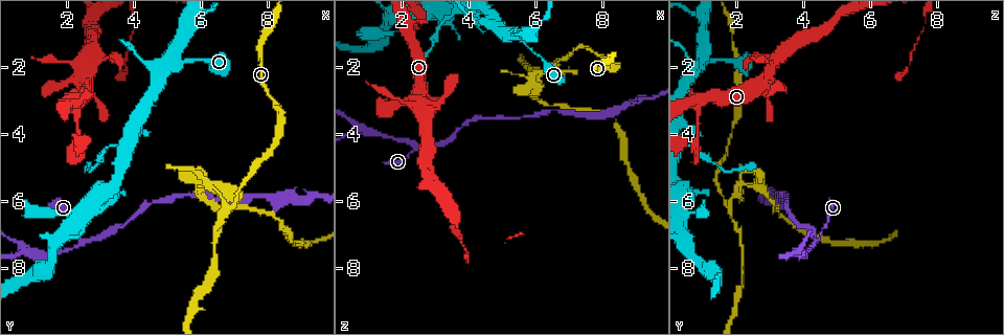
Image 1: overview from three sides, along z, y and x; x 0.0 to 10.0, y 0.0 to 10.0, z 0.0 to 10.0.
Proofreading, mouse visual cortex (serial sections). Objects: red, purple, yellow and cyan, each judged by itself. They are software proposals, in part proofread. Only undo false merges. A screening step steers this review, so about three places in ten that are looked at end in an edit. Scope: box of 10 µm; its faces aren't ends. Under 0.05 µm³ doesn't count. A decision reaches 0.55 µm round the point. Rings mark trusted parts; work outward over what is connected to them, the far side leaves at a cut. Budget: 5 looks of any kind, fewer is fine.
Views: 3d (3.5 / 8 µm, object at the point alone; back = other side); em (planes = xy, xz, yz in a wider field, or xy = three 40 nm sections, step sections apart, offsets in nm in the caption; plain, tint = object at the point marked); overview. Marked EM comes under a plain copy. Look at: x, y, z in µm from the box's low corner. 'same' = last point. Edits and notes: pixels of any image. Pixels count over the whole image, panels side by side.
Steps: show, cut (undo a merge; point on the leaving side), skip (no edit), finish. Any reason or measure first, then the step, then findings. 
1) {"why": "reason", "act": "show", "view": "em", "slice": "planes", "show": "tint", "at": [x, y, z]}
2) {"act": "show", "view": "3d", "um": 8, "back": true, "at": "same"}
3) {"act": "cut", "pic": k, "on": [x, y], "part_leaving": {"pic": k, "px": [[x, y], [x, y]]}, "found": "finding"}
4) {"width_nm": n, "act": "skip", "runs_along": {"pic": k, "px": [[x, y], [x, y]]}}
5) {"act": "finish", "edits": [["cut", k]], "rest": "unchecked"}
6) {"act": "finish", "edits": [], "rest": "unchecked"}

{"why": "abrupt turn", "act": "show", "view": "3d", "um": 3.5, "at": [2.30, 7.05, 4.45]}

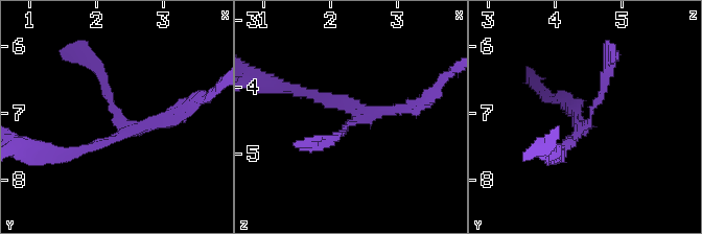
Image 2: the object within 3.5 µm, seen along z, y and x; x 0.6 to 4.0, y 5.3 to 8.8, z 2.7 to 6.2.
{"why": "shape alone is not enough", "act": "show", "view": "em", "slice": "xy", "step": 3, "show": "tint", "at": [2.35, 7.10, 4.50]}

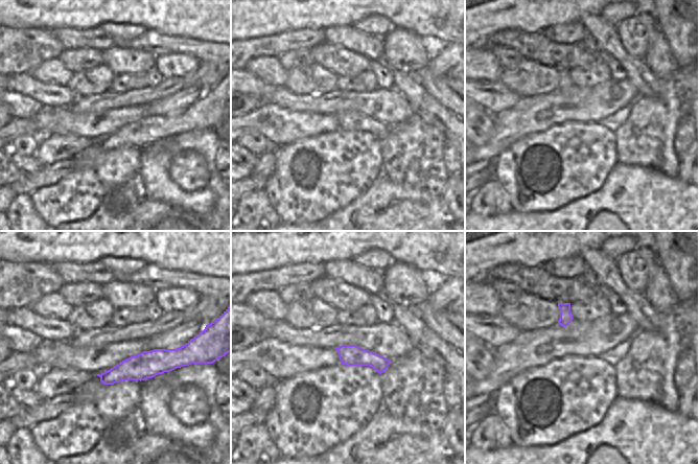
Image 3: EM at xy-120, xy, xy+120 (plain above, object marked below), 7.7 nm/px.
{"width_nm": 160, "act": "skip", "runs_along": {"pic": 3, "px": [[182, 349], [172, 358], [102, 378]]}, "found": "one cell here"}

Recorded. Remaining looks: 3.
{"why": "three-way junction", "act": "show", "view": "3d", "um": 3.5, "at": [0.80, 7.45, 3.85]}

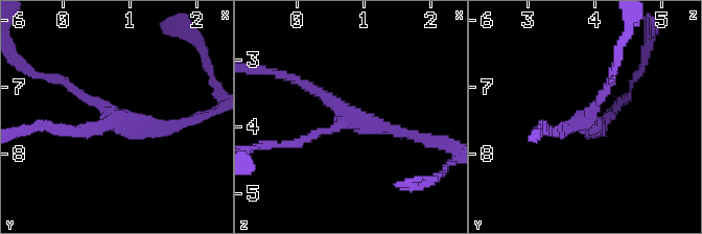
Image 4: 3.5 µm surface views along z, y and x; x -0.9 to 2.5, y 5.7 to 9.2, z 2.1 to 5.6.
{"act": "skip", "runs_along": {"pic": 4, "px": [[411, 134], [347, 120], [299, 77]]}, "found": "one cell here"}

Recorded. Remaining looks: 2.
{"act": "finish", "edits": [], "rest": "unchecked"}

